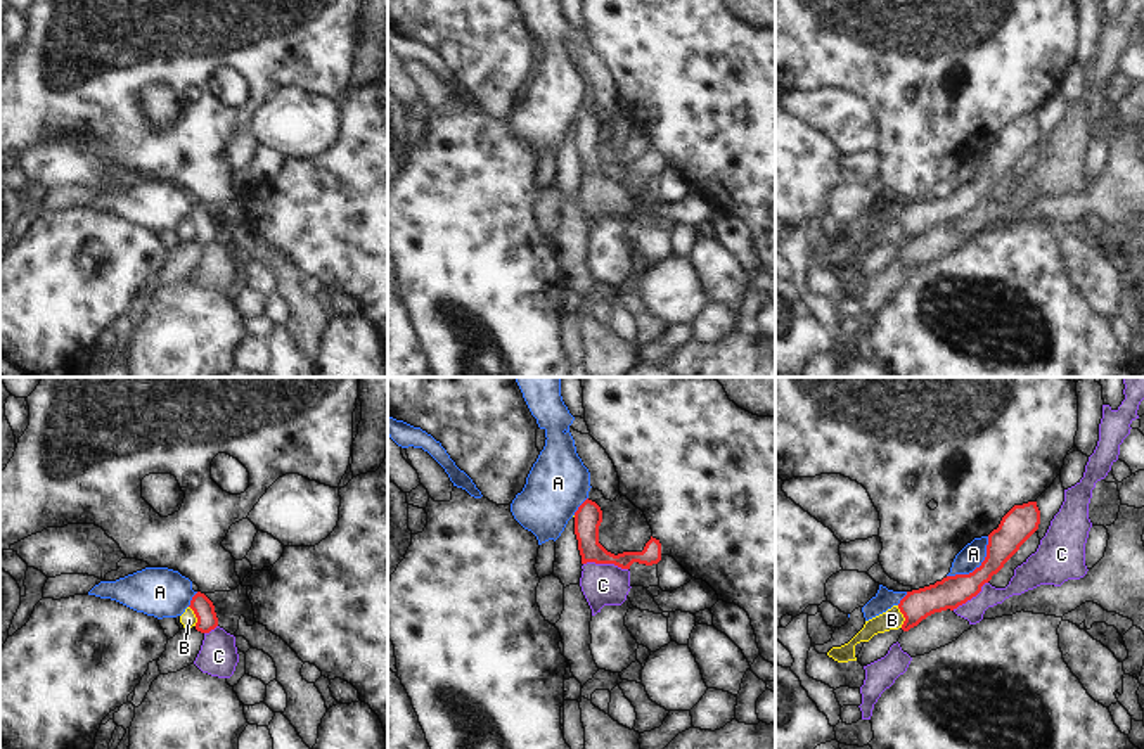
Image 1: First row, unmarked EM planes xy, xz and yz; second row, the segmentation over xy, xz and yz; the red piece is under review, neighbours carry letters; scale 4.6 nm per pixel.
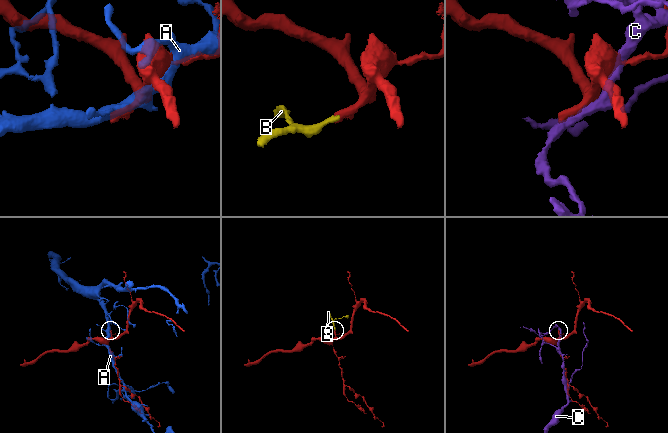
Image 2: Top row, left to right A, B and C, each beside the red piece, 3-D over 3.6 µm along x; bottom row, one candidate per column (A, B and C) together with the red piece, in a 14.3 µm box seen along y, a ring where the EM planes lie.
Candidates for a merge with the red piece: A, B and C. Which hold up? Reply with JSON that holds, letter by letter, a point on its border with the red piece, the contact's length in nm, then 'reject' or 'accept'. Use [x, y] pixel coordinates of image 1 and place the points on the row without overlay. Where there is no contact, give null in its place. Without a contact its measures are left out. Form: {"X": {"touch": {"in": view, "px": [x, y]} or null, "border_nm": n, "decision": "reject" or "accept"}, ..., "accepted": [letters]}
{"A": {"touch": {"in": "yz", "px": [976, 180]}, "border_nm": 280, "decision": "reject"}, "B": {"touch": {"in": "yz", "px": [904, 229]}, "border_nm": 110, "decision": "reject"}, "C": {"touch": {"in": "xz", "px": [606, 175]}, "border_nm": 220, "decision": "reject"}, "accepted": []}

